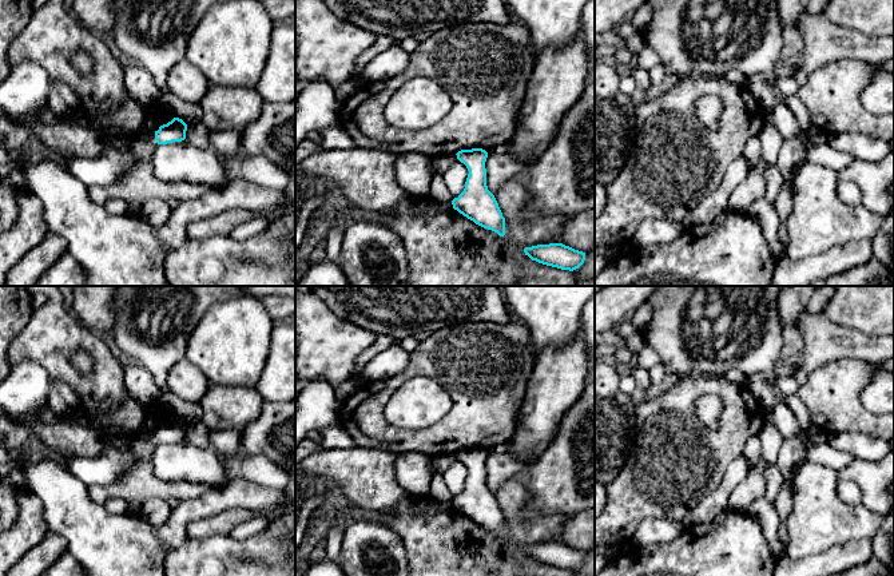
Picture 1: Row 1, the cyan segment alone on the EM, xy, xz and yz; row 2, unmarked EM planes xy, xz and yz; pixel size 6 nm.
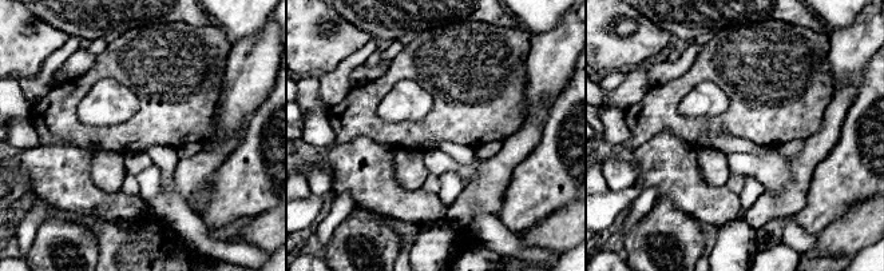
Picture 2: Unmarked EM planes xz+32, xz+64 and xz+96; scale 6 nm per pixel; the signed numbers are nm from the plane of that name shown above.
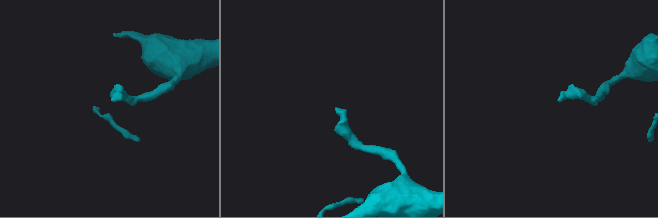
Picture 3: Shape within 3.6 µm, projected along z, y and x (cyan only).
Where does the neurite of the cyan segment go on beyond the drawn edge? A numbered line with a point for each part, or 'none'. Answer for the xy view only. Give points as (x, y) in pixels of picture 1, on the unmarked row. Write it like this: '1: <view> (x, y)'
1: xy (112, 463)

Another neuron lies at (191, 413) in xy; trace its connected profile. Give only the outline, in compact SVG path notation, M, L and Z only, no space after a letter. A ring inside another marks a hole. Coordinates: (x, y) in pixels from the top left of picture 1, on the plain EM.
M168 390L160 394L159 406L167 408L175 417L182 418L187 426L203 422L203 410L199 402L184 401Z

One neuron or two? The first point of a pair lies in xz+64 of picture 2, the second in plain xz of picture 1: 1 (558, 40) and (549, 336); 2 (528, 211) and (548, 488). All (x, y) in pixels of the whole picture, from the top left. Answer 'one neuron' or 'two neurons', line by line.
1: two neurons
2: one neuron

